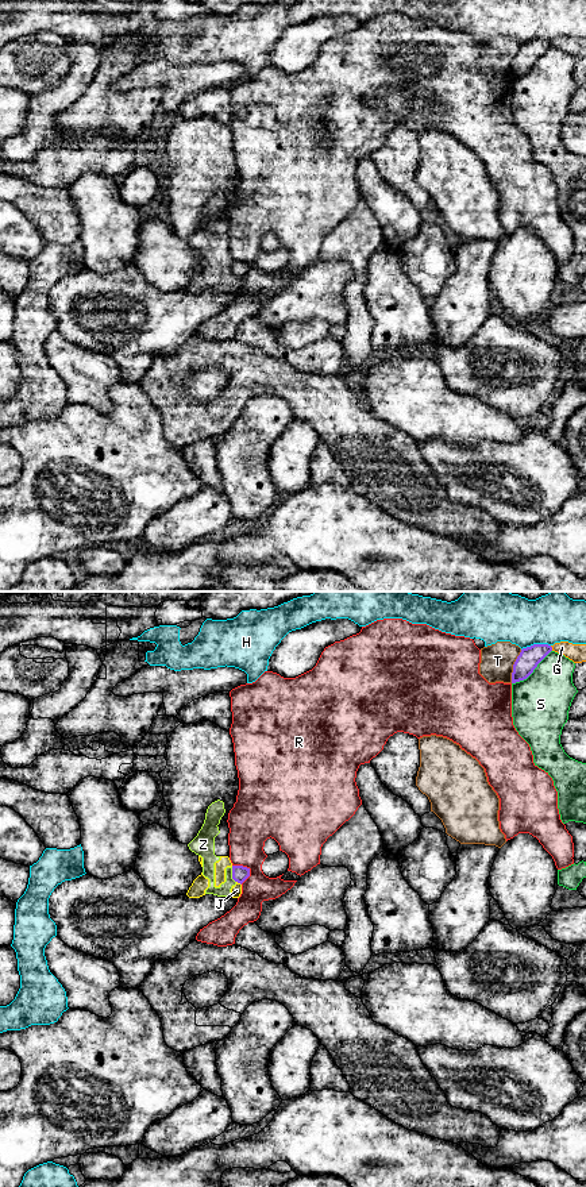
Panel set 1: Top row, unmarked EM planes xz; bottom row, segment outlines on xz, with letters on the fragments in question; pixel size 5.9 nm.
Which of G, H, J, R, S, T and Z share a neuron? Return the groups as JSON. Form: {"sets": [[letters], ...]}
{"sets": [["G"], ["H"], ["J", "Z"], ["R"], ["S"], ["T"]]}

